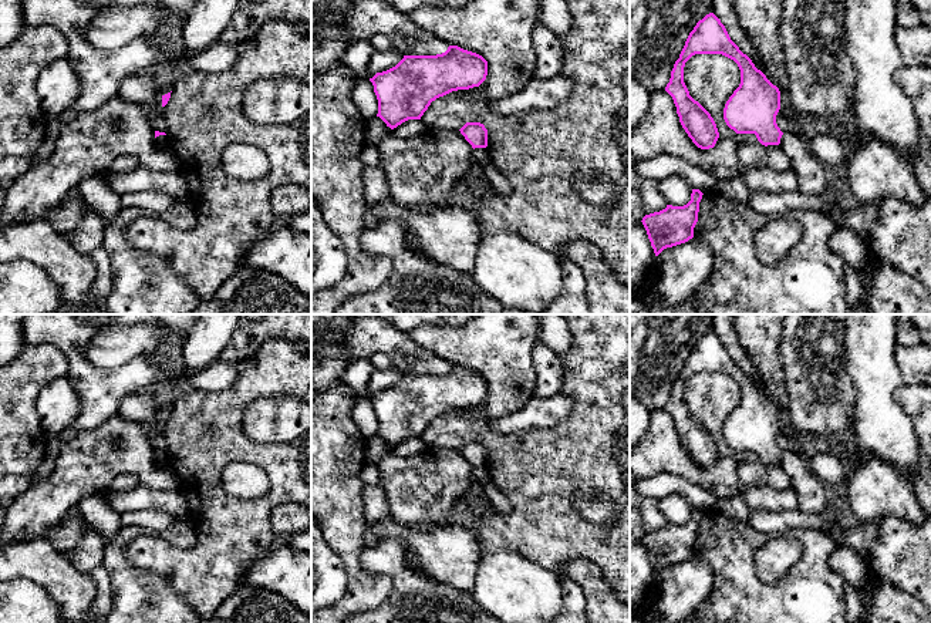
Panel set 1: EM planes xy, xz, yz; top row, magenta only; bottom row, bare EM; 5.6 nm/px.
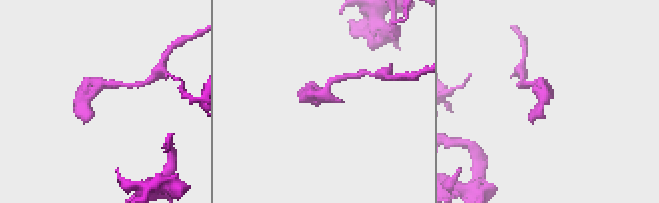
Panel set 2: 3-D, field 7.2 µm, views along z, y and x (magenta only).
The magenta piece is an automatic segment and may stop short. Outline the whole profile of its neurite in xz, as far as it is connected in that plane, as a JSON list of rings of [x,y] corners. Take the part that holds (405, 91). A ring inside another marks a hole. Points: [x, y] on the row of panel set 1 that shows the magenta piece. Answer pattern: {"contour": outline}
{"contour": [[[458,46],[436,55],[404,55],[392,68],[377,73],[370,81],[378,100],[378,114],[387,127],[397,128],[408,119],[421,119],[432,101],[452,91],[479,87],[488,75],[488,61]]]}

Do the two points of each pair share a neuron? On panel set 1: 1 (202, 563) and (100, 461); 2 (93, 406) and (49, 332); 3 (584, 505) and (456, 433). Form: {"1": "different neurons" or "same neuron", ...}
{"1": "different neurons", "2": "same neuron", "3": "different neurons"}

